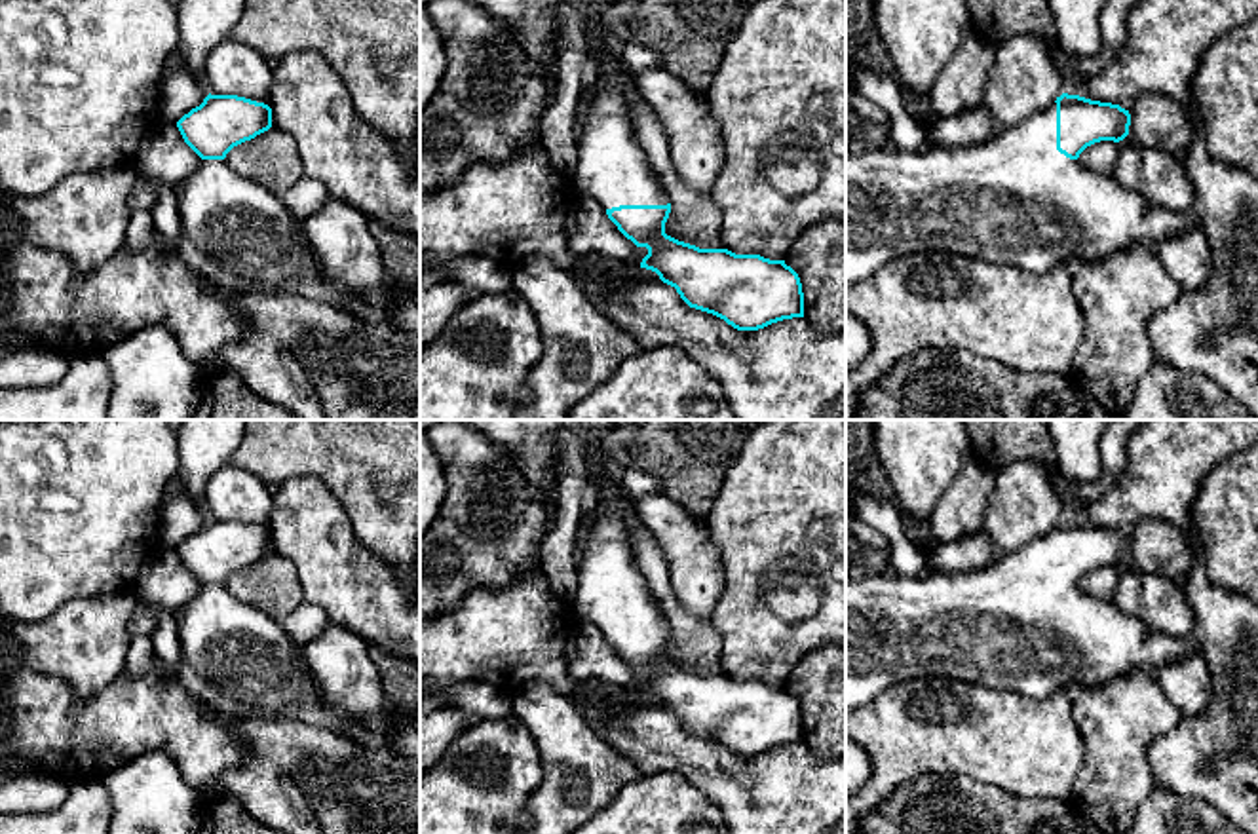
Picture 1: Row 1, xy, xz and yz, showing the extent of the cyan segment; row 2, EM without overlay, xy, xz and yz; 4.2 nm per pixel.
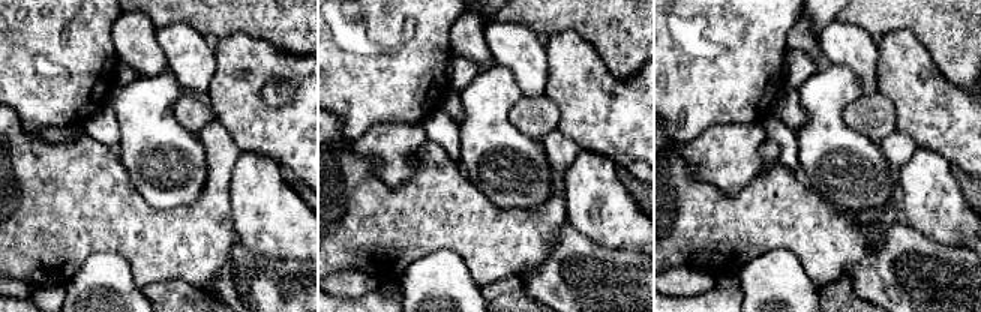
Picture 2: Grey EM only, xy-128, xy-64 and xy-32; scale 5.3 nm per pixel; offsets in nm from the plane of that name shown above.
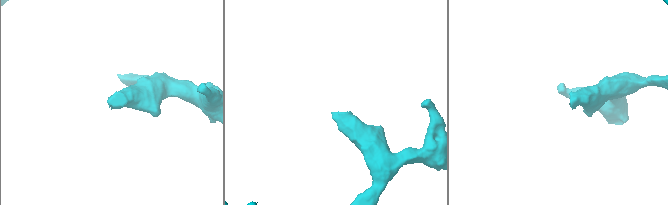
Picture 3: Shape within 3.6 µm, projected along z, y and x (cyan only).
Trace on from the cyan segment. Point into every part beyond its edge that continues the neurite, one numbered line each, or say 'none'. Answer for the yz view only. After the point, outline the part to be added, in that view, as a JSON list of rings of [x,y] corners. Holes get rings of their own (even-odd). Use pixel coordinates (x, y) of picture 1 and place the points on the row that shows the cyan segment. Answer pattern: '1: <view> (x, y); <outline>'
1: yz (1015, 200); [[[1057,103],[1017,125],[1000,127],[986,142],[899,150],[895,146],[846,150],[846,287],[865,281],[886,262],[908,253],[958,253],[1045,274],[1070,258],[1098,262],[1125,249],[1152,247],[1199,226],[1193,213],[1150,207],[1115,179],[1087,171],[1057,150]]]

